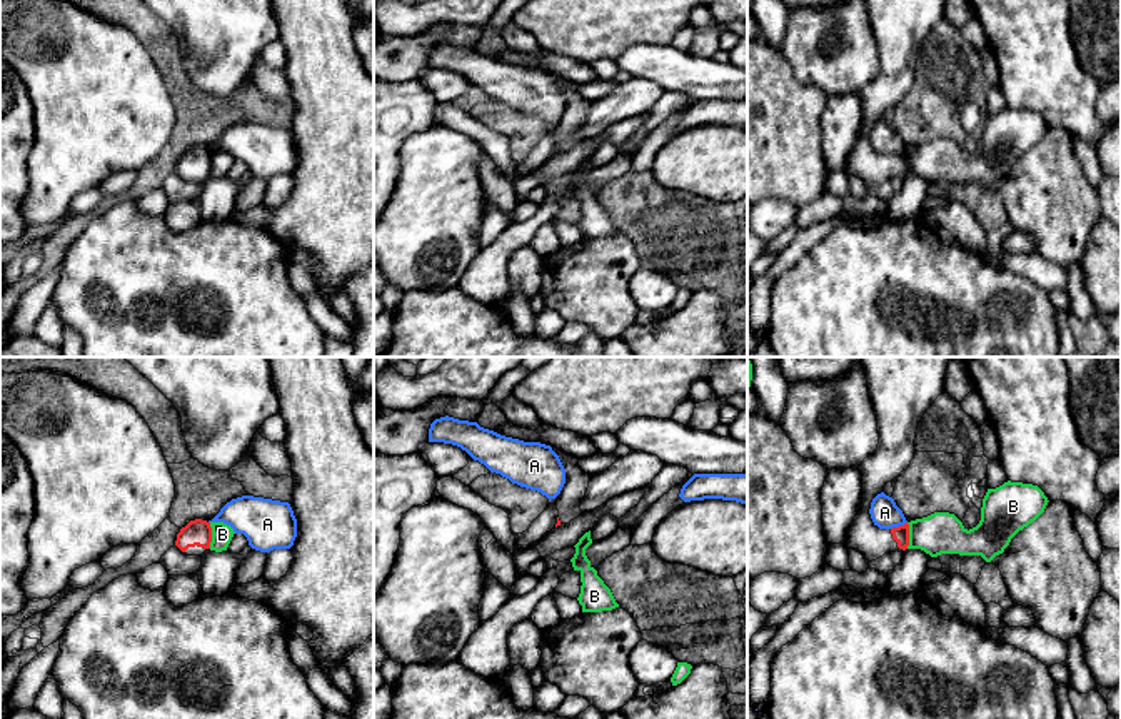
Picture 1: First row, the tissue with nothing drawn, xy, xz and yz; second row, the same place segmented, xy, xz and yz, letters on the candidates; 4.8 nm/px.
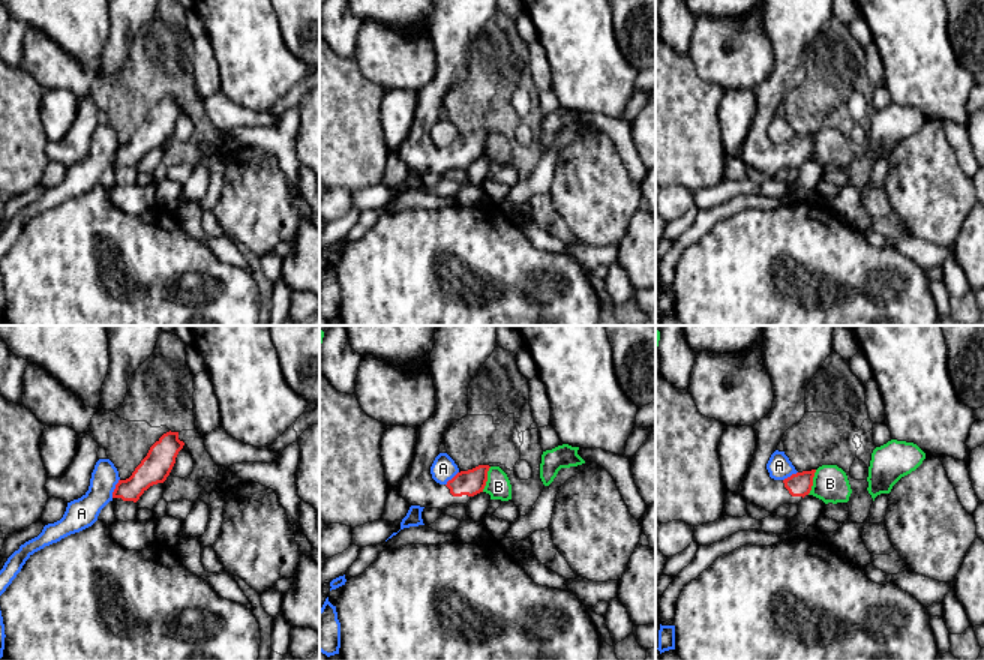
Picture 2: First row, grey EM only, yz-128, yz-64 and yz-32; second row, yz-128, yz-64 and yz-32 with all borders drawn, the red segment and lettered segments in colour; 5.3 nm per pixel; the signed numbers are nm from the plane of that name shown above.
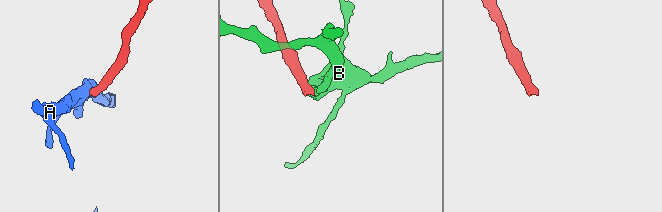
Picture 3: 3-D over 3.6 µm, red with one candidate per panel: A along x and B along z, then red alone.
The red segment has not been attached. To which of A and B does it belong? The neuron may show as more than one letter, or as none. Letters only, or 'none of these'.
none of these

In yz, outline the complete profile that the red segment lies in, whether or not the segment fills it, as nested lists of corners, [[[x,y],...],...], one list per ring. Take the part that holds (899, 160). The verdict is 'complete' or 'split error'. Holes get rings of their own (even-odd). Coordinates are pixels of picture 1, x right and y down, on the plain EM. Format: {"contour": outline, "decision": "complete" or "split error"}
{"contour": [[[866,0],[877,47],[879,70],[857,93],[862,127],[844,172],[857,175],[869,189],[909,172],[909,150],[879,155],[869,140],[872,125],[906,97],[914,85],[914,65],[926,37],[944,18],[944,0]]], "decision": "split error"}

